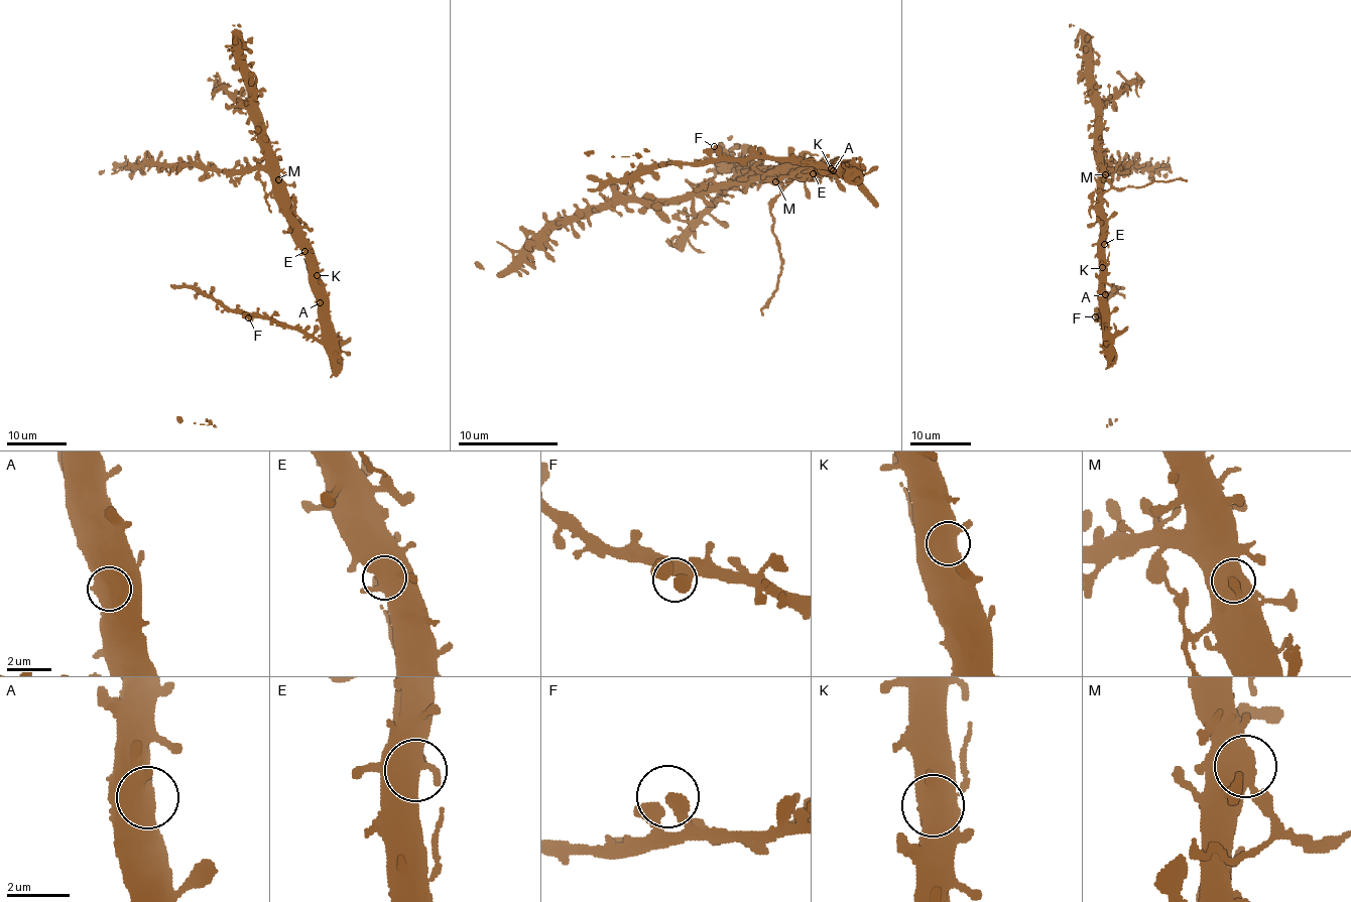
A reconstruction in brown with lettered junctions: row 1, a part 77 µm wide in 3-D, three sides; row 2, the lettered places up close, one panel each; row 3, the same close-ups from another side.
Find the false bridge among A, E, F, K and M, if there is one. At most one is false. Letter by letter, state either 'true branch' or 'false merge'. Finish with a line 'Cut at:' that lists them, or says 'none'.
A: true branch
E: true branch
F: true branch
K: true branch
M: false merge
Cut at: M

